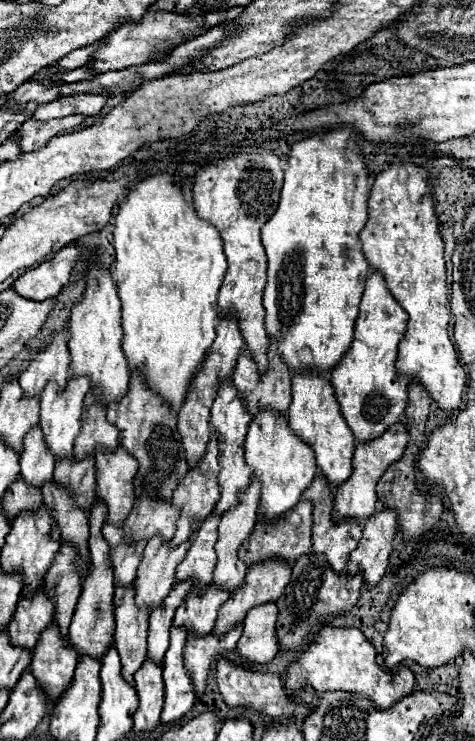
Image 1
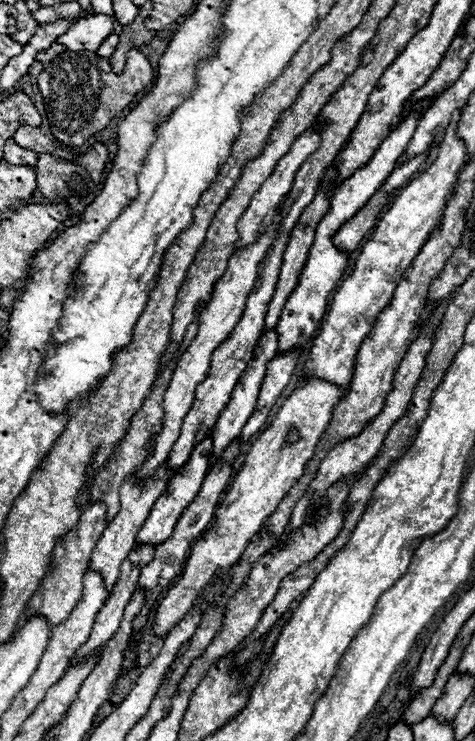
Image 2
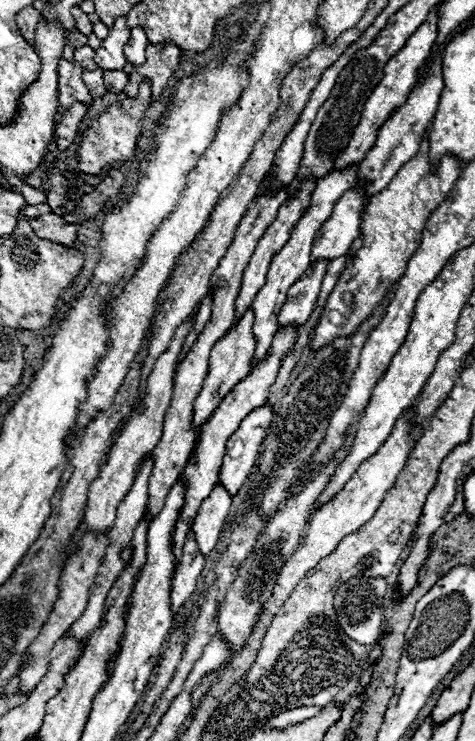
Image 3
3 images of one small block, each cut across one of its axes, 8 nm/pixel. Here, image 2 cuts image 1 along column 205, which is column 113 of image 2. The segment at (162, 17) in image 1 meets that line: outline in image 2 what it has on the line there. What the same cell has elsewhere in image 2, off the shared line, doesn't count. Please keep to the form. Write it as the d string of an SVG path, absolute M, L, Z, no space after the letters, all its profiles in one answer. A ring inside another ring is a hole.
M92 14L76 24L72 24L56 42L64 44L68 50L90 50L96 52L98 46L114 32L114 20L106 14Z

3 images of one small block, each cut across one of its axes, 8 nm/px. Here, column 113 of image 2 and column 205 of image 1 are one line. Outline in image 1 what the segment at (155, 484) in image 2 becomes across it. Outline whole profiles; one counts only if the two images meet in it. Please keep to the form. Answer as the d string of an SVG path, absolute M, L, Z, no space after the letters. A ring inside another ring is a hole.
M210 514L200 524L186 558L176 566L176 582L190 580L190 584L198 588L212 584L212 570L216 566L214 546L218 540L218 522L220 518L216 514Z

